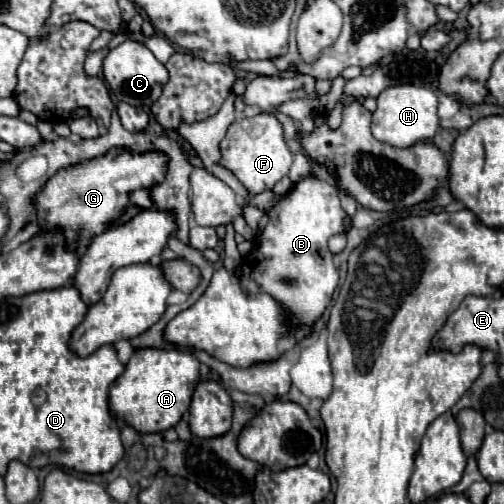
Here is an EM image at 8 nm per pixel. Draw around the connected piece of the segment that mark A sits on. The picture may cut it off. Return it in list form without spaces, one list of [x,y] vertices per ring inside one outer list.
[[[137,349],[123,375],[109,389],[111,411],[143,433],[163,433],[179,423],[191,405],[191,393],[199,383],[199,359],[181,349]]]

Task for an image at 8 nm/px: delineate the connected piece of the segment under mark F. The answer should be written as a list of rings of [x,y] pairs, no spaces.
[[[259,113],[255,117],[245,117],[231,123],[221,143],[221,155],[221,163],[235,173],[235,177],[247,187],[247,191],[251,191],[251,195],[273,189],[273,185],[287,175],[293,163],[293,153],[283,137],[283,125],[273,113]]]

